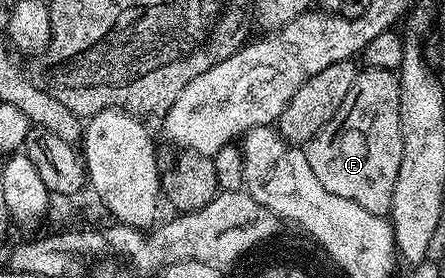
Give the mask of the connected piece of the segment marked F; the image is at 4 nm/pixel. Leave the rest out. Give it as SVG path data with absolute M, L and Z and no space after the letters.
M362 68L347 92L339 111L322 127L305 149L307 163L319 178L319 183L331 191L331 195L343 195L351 203L359 203L371 215L389 217L393 208L395 179L399 179L399 163L403 163L403 127L399 119L399 91L401 78L394 70Z

